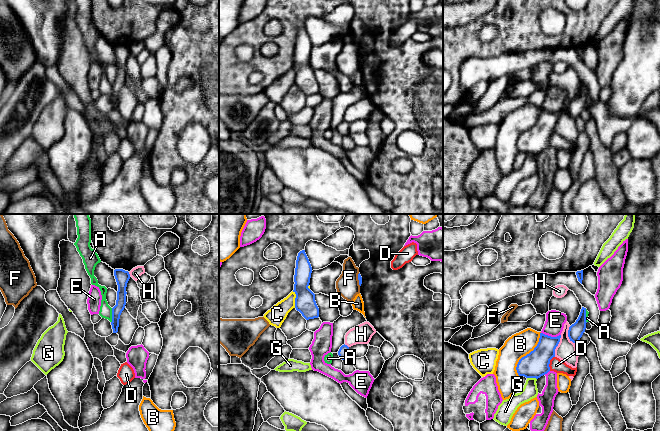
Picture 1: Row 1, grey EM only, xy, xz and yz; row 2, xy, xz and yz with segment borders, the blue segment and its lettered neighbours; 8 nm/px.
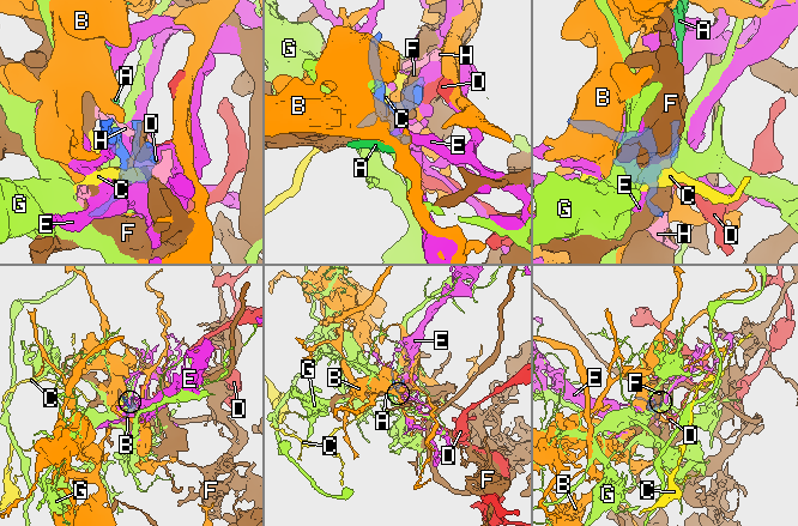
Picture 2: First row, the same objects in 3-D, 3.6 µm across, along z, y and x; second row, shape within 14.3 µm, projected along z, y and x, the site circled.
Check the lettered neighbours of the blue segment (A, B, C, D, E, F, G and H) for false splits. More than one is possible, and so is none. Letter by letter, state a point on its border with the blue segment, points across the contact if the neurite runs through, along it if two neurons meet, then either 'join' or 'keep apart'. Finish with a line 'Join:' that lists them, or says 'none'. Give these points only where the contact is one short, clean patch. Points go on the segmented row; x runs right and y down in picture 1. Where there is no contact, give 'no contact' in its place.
A: xy (112, 315) | along xy (112, 308), (111, 322) | keep apart
B: yz (527, 354) | keep apart
C: xz (295, 299) | keep apart
D: yz (549, 363) | keep apart
E: yz (550, 336) | keep apart
F: xz (358, 279) | keep apart
G: yz (532, 377) | along yz (527, 377), (534, 377), (536, 379) | keep apart
H: yz (557, 345) | keep apart
Join: none

